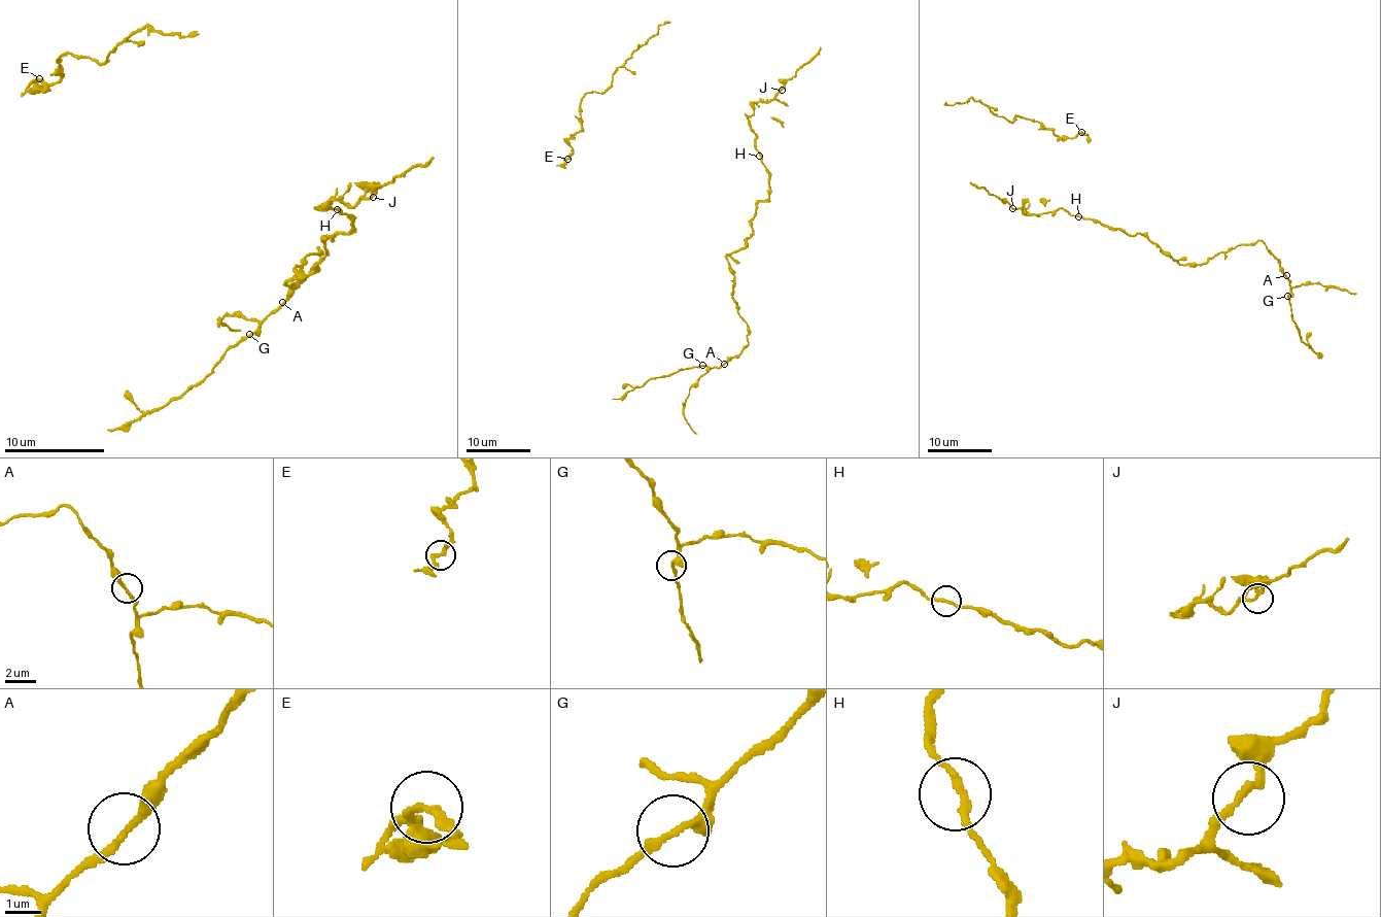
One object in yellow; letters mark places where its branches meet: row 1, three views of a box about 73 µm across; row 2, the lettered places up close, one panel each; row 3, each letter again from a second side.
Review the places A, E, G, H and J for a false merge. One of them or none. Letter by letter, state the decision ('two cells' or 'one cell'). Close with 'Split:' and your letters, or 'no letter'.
A: one cell
E: one cell
G: one cell
H: one cell
J: one cell
Split: no letter

